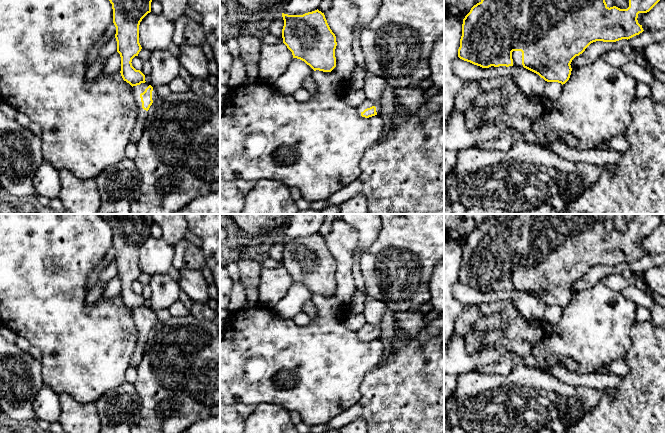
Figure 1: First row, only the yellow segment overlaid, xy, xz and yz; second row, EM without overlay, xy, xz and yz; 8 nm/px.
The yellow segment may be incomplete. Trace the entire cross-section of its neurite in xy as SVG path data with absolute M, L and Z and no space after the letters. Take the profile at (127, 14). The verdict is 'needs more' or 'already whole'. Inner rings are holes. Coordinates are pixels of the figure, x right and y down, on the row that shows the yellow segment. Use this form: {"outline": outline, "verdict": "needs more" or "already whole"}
{"outline": "M109 0L113 9L113 23L116 27L115 38L117 52L121 57L121 76L124 81L132 86L134 98L138 108L138 117L134 129L130 135L130 142L137 144L146 128L146 118L152 103L158 98L156 88L145 81L145 75L132 66L132 59L138 56L142 47L139 43L139 25L142 19L151 12L152 0Z", "verdict": "needs more"}

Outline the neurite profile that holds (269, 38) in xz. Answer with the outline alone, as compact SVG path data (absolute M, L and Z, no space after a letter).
M269 33L262 39L262 42L263 44L280 44L283 43L283 38Z

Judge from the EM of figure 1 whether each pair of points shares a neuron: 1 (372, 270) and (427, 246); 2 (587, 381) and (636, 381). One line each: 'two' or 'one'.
1: one
2: two

